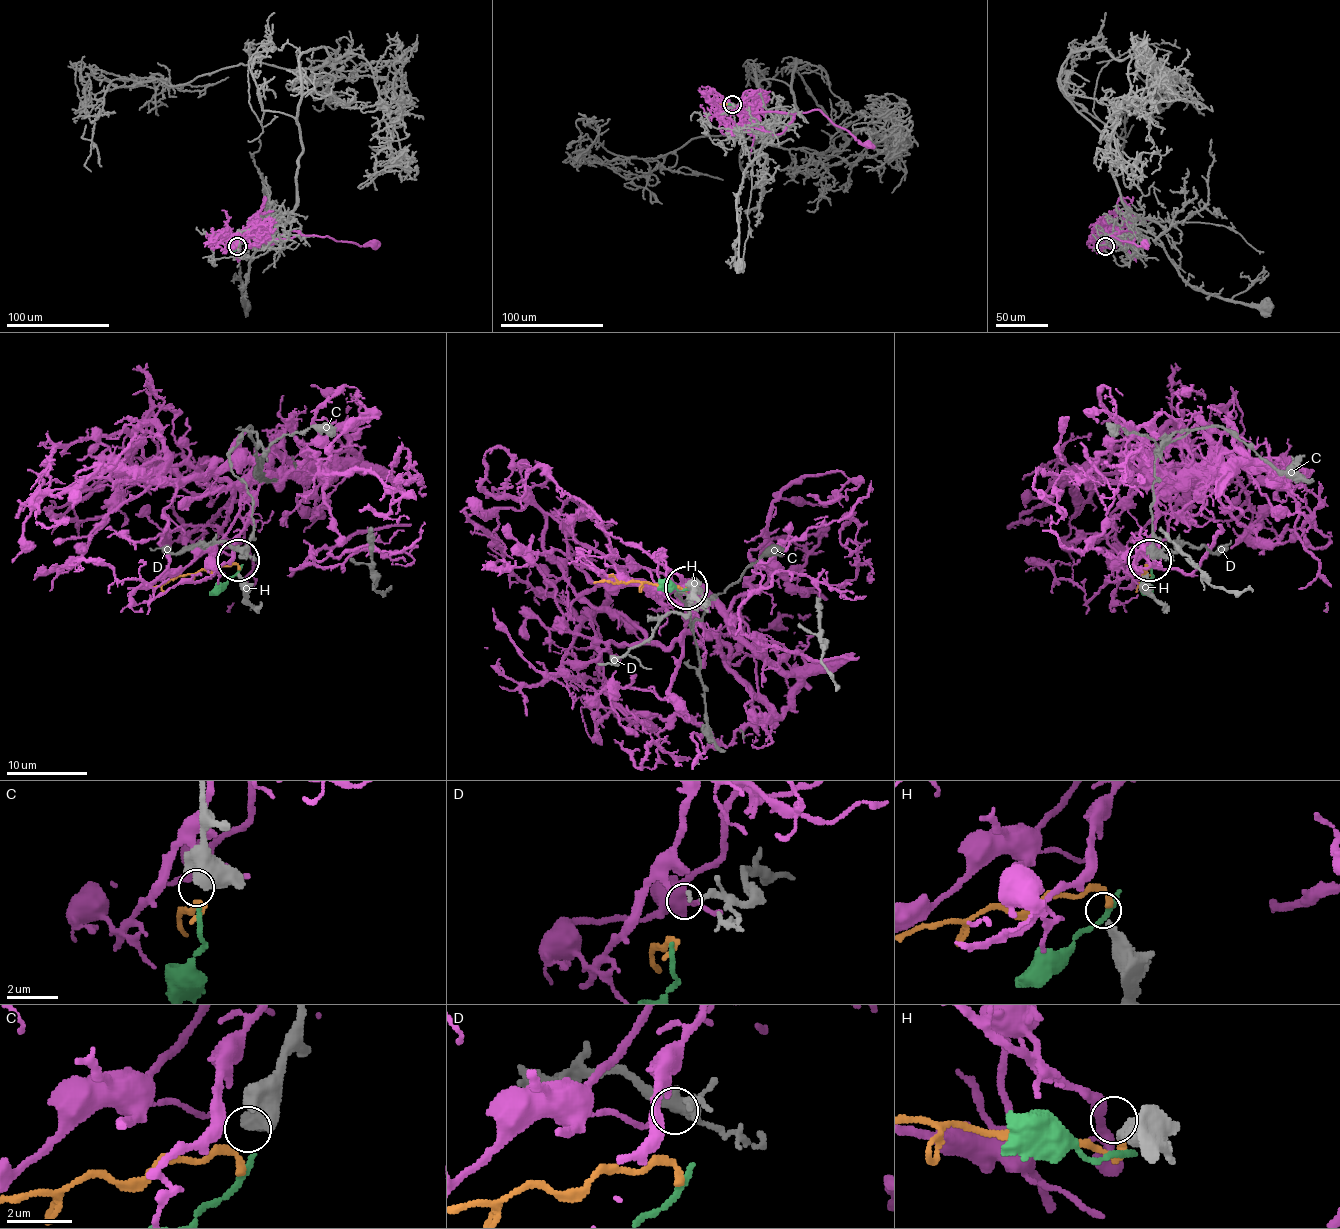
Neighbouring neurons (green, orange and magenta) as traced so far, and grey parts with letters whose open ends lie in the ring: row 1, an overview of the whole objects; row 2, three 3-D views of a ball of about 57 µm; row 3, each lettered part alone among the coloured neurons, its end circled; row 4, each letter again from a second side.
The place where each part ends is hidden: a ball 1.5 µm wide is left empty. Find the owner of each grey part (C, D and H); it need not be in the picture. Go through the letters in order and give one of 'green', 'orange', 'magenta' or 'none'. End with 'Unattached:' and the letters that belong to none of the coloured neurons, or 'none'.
C: green
D: magenta
H: none
Unattached: H

